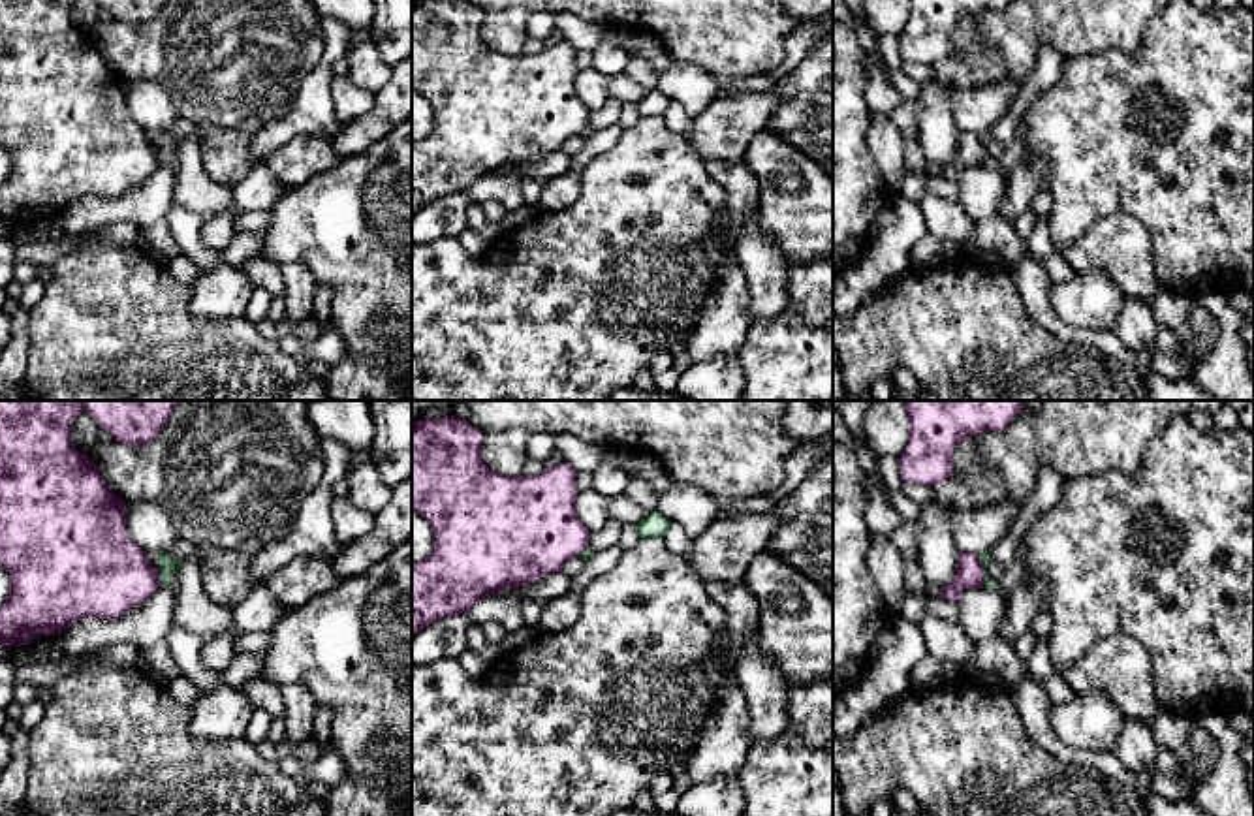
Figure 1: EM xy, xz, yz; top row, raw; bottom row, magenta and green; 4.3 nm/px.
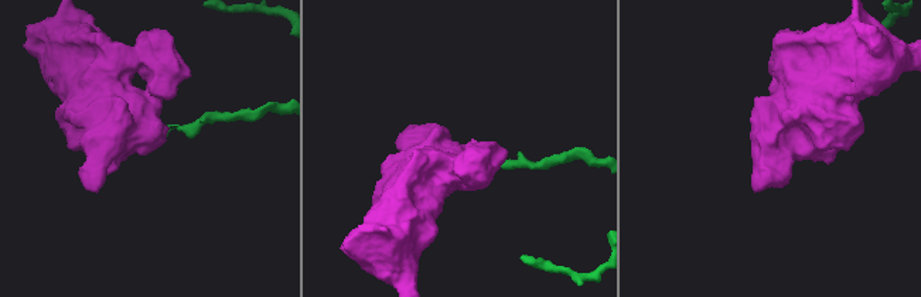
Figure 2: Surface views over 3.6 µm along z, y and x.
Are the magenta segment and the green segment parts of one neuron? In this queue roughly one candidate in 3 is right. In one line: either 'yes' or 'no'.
no

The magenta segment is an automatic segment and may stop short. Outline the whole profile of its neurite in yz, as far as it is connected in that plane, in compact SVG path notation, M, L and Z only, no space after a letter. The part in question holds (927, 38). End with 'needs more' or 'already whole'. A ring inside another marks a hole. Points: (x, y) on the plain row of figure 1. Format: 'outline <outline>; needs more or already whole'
outline M908 0L908 23L899 36L904 60L938 64L953 53L953 26L983 9L1004 9L1011 0Z; already whole

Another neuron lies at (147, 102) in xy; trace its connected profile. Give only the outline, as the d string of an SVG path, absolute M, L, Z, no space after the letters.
M126 81L126 109L147 132L165 132L179 118L167 92L156 81Z

